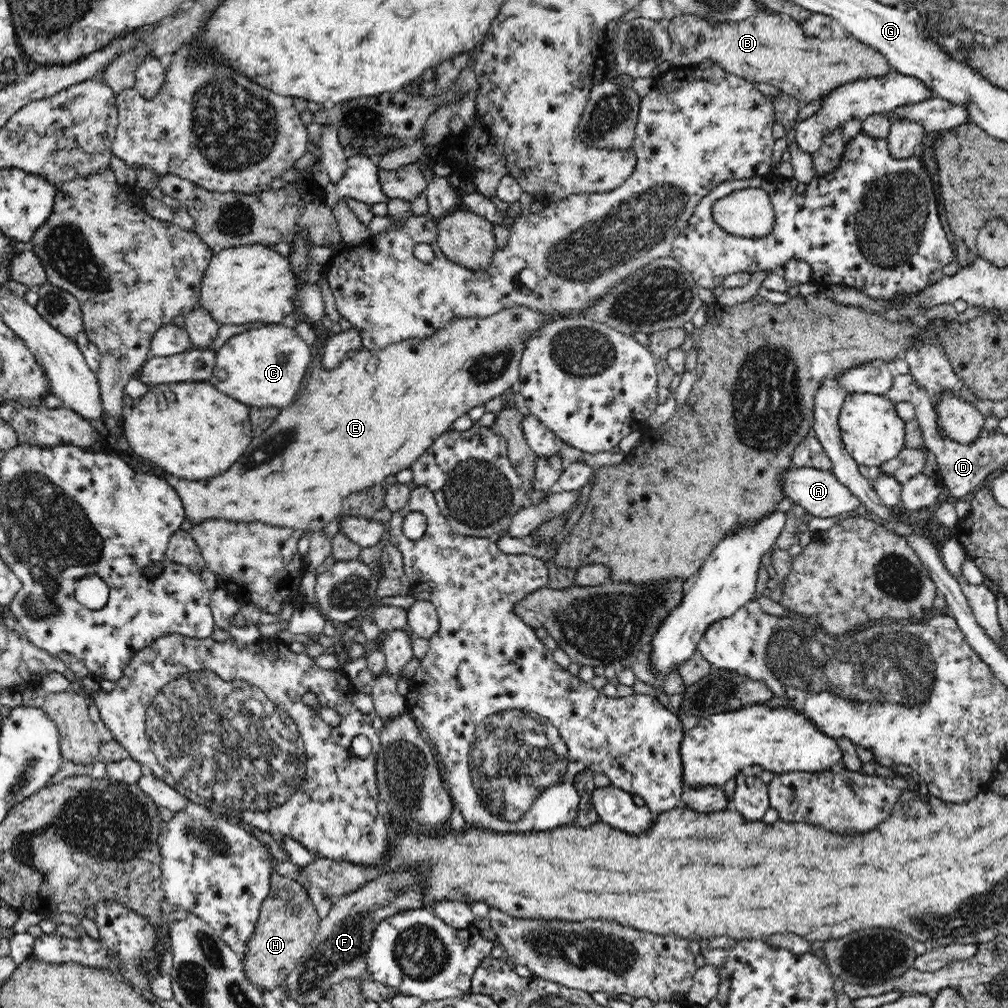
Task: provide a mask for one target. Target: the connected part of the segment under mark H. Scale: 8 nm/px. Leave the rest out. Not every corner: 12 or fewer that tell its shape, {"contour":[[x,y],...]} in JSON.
{"contour":[[272,873],[242,968],[285,984],[319,922],[309,893]]}

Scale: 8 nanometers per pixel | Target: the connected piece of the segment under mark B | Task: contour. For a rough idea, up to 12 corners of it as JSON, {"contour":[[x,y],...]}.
{"contour":[[676,11],[674,66],[710,60],[808,102],[892,70],[781,14]]}

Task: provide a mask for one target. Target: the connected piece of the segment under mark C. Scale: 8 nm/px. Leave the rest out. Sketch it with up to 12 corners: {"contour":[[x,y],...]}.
{"contour":[[265,323],[215,352],[220,392],[283,409],[312,362],[294,328]]}

